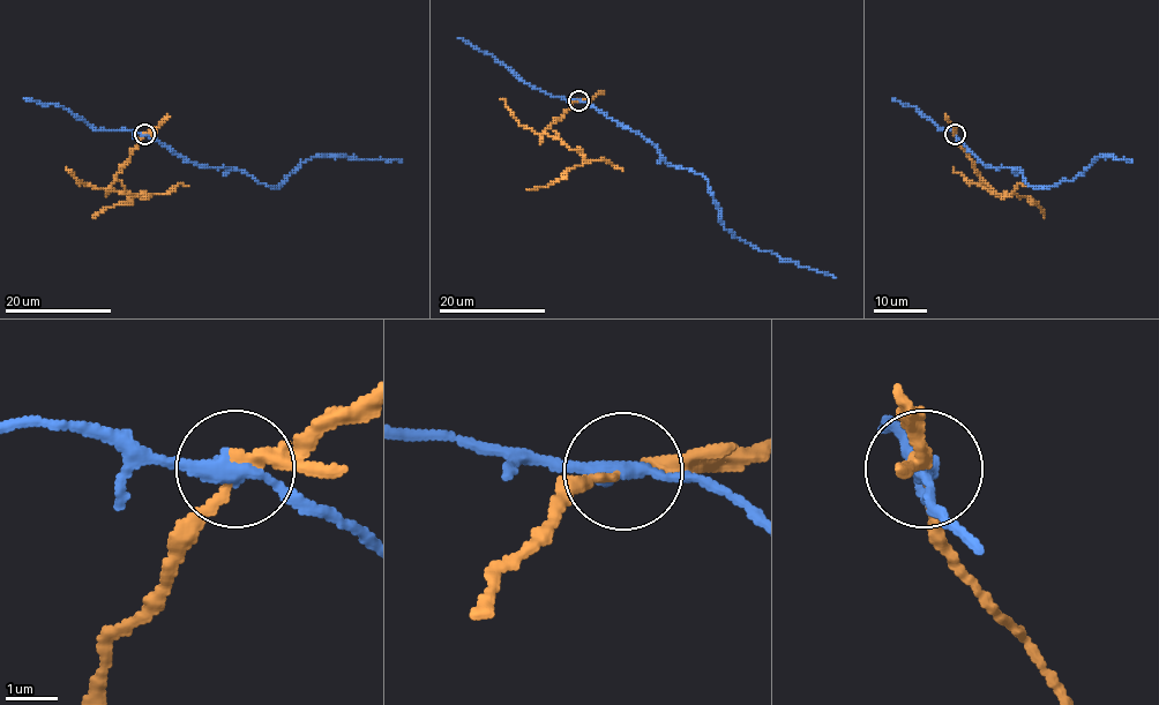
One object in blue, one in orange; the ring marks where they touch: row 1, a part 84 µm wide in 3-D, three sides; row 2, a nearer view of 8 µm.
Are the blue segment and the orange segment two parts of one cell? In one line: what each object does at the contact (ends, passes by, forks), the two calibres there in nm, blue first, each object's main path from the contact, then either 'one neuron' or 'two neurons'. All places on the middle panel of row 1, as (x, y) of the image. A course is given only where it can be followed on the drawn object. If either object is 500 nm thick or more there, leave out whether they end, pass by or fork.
blue passes by; orange passes by; calibres 300 and 240 nm; course blue (578, 102), (589, 103), (634, 130), (668, 164), (702, 174), (719, 209), (719, 219), (740, 239), (836, 278); course orange (578, 102), (546, 132), (576, 149), (584, 163), (547, 186), (528, 190); two neurons

